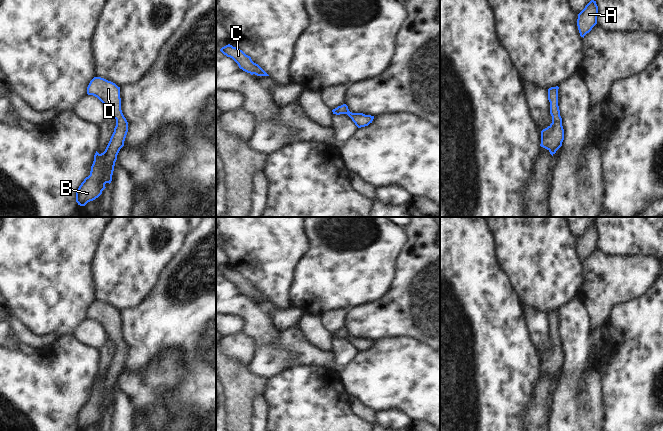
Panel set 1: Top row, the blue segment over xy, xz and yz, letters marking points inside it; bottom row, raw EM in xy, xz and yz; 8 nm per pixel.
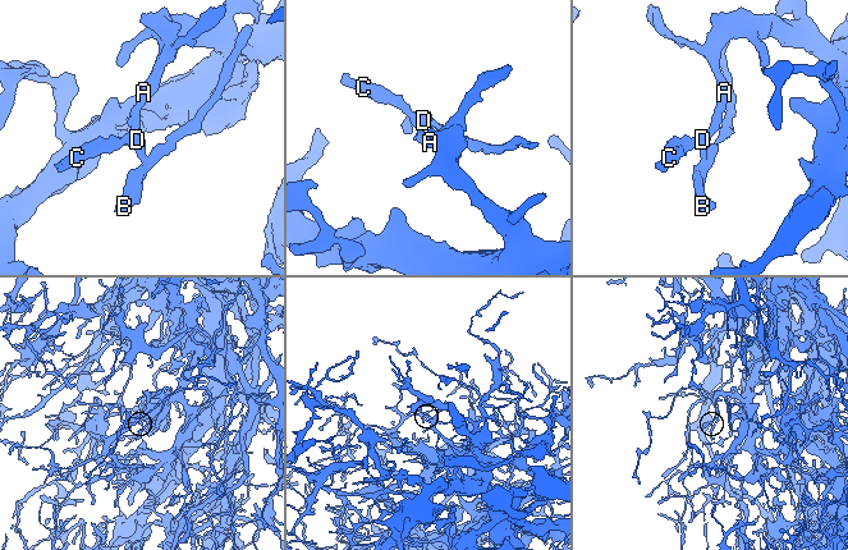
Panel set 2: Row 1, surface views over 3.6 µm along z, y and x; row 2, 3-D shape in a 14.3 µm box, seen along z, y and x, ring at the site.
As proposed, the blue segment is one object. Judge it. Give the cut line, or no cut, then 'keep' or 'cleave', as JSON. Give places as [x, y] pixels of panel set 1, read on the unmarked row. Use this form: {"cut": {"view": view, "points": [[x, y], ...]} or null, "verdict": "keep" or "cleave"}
{"cut": null, "verdict": "keep"}

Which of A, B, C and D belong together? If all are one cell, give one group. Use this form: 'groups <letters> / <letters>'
groups A B C D

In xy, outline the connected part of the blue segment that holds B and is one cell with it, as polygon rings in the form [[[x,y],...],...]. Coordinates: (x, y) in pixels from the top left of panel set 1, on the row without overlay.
[[[94,301],[87,311],[87,318],[97,321],[105,329],[108,339],[116,344],[116,350],[105,375],[101,378],[96,375],[90,399],[84,403],[76,416],[76,426],[80,430],[85,430],[88,426],[98,422],[106,412],[105,408],[111,407],[117,379],[124,370],[128,356],[128,346],[121,334],[120,311],[104,302]]]

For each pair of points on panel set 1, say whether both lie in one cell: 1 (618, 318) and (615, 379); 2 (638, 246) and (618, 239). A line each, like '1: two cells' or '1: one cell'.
1: one cell
2: one cell

